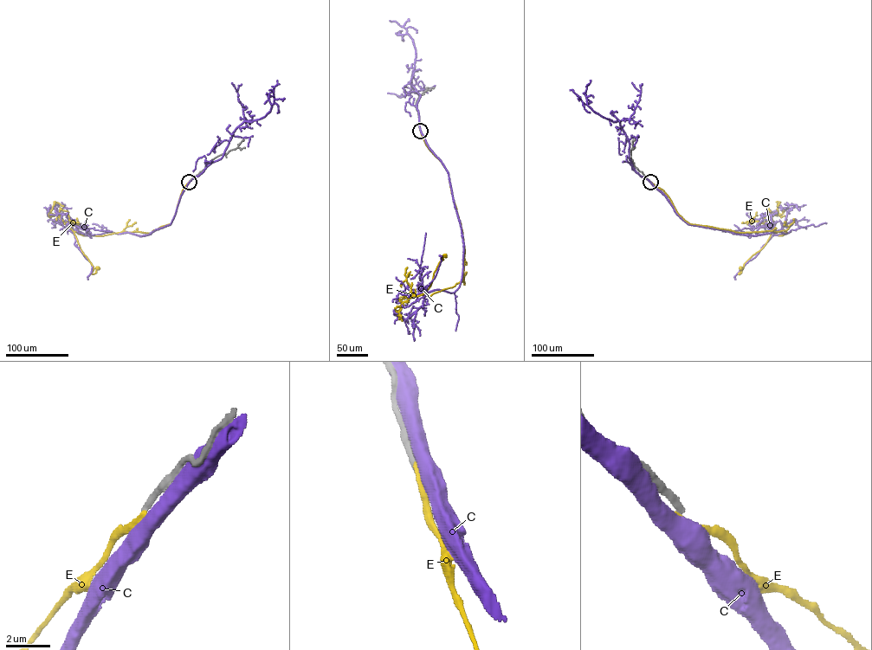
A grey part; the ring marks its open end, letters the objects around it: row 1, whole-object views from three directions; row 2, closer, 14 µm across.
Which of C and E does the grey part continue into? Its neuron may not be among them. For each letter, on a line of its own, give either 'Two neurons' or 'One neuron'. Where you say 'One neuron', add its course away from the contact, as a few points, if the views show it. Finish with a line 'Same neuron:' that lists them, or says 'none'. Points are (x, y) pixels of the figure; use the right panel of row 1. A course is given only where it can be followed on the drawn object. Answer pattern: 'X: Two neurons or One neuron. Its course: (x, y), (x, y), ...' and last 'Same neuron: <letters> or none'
C: Two neurons
E: Two neurons
Same neuron: none

